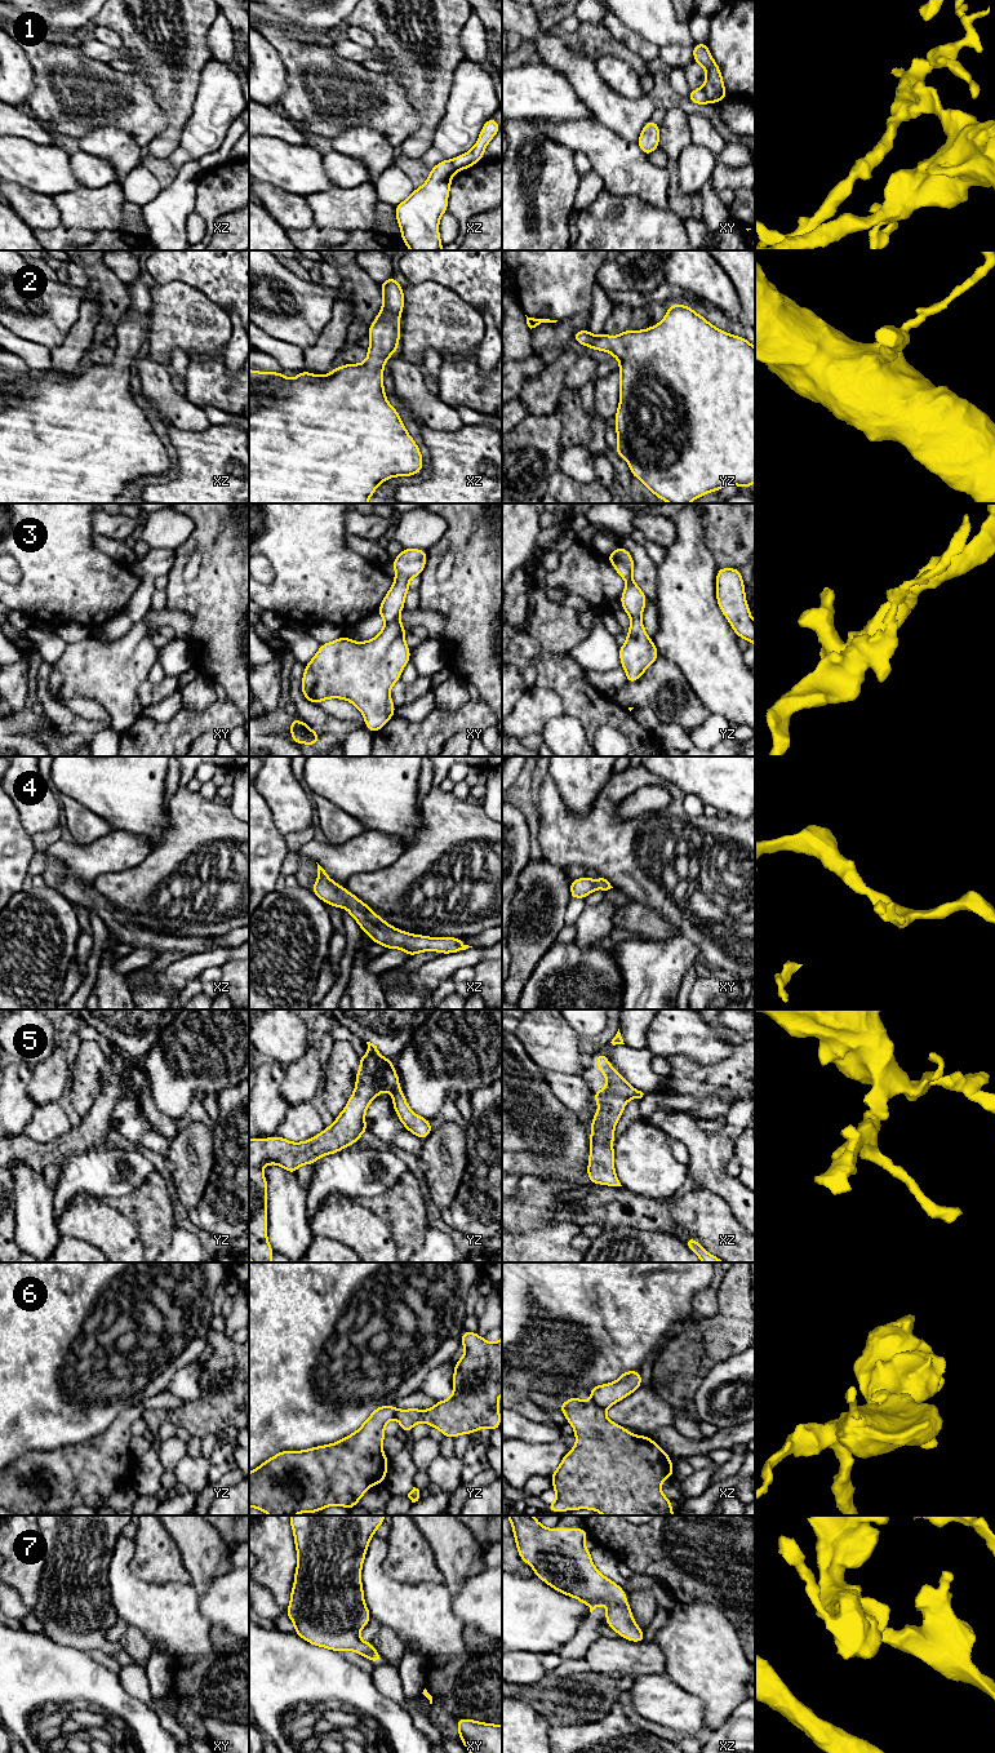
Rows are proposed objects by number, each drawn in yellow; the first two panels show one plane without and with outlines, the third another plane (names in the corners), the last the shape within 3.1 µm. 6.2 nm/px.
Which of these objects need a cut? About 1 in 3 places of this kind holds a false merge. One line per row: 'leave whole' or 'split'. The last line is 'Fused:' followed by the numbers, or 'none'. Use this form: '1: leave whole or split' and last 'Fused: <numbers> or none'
1: split
2: leave whole
3: split
4: leave whole
5: leave whole
6: split
7: leave whole
Fused: 1, 3, 6

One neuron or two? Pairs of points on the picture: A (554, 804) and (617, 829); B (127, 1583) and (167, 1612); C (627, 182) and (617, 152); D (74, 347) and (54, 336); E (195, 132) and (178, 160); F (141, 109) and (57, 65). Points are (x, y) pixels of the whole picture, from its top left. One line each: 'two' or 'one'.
A: one
B: one
C: one
D: two
E: two
F: one

